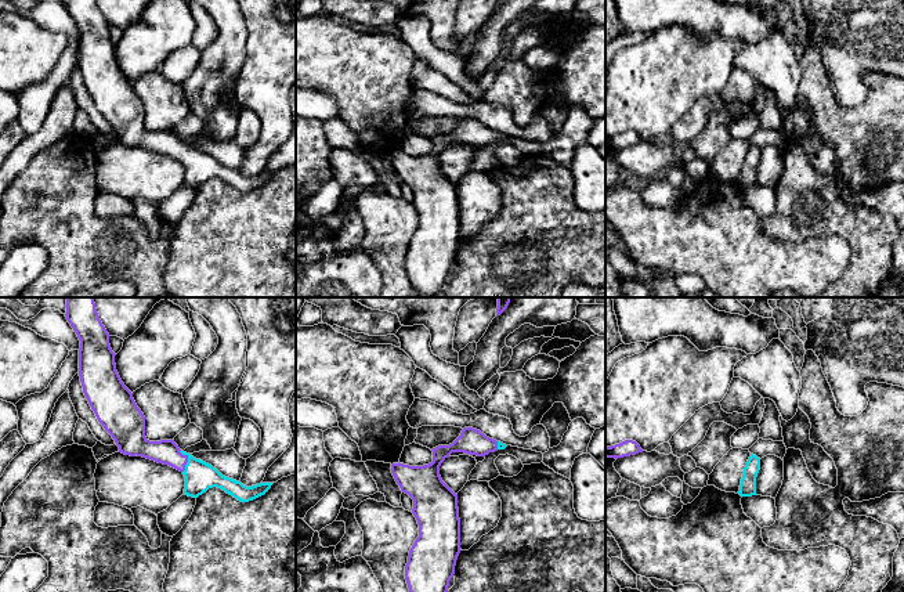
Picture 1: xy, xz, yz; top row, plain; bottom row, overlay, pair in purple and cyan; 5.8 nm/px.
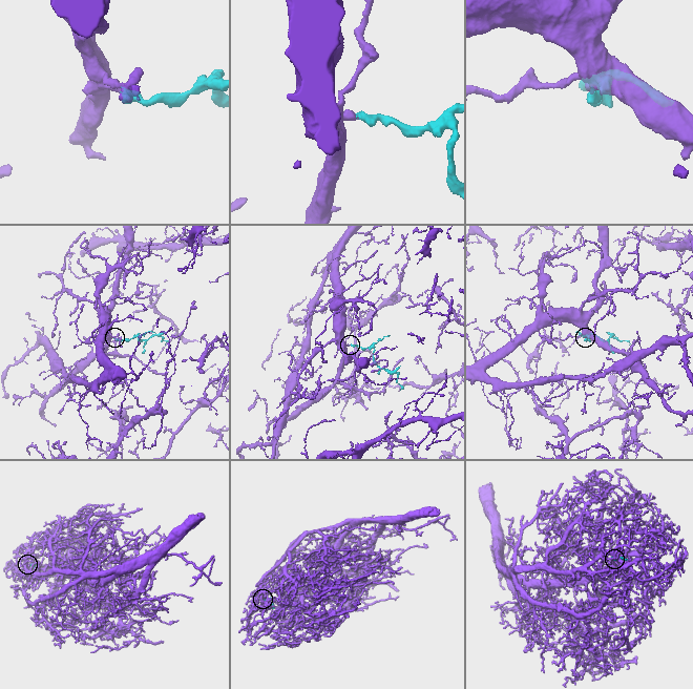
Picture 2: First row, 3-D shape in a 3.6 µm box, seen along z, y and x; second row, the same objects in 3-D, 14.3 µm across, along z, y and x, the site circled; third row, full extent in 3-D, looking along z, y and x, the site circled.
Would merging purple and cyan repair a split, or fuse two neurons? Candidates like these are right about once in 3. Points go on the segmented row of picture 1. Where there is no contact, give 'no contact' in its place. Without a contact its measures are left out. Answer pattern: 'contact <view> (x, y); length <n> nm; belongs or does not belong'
contact xy (187, 461); length 140 nm; belongs

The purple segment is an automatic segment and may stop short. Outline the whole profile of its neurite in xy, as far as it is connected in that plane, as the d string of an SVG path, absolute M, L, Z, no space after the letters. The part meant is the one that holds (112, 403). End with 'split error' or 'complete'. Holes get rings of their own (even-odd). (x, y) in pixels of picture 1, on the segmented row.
M66 297L65 317L80 340L79 376L83 393L119 452L180 470L185 477L184 494L192 498L217 487L241 502L249 502L271 488L274 483L246 487L225 477L211 465L180 450L174 440L149 441L145 437L145 416L116 371L116 354L111 349L109 333L100 320L94 297Z; split error

